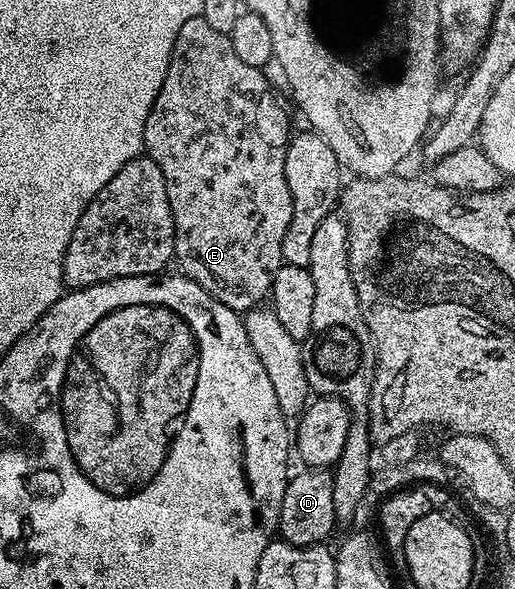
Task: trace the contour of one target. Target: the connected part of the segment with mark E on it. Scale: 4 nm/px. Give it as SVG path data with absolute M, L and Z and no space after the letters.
M202 18L184 21L180 33L176 33L176 45L172 45L172 57L168 61L168 73L164 77L164 85L148 113L148 121L144 125L144 151L156 165L160 165L160 173L164 173L164 181L168 189L168 205L172 209L174 222L174 259L179 263L181 274L196 281L216 301L228 305L228 309L245 313L261 304L262 298L271 294L274 285L274 274L283 266L282 246L284 233L288 233L288 221L292 221L292 193L288 189L288 181L284 177L284 157L286 147L290 144L292 134L291 116L282 108L279 96L271 87L262 68L253 67L243 62L233 49L229 35L220 33L220 29L212 29L208 21Z

